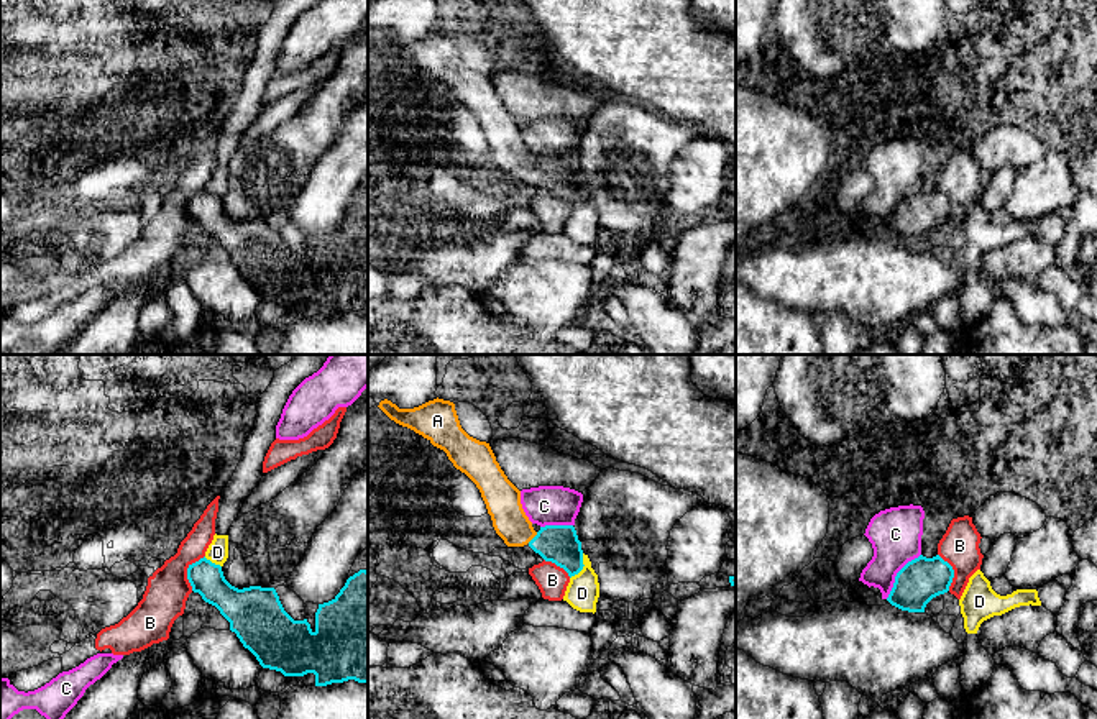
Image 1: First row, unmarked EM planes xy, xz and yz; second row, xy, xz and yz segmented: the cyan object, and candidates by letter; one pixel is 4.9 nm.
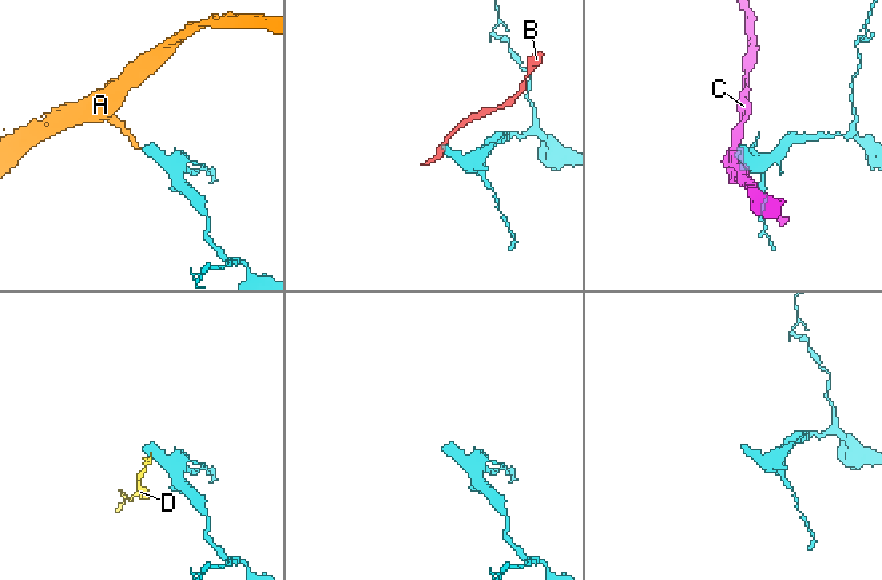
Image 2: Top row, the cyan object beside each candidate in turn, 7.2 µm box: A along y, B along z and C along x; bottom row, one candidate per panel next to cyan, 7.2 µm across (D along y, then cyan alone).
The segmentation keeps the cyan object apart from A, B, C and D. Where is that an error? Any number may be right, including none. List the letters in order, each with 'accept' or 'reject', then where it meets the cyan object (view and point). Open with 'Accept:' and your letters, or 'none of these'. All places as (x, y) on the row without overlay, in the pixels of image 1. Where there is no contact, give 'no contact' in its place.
Accept: A
A: accept; contact xz (534, 169)
B: reject; contact xy (188, 204)
C: reject; contact yz (897, 207)
D: reject; contact xz (583, 197)

